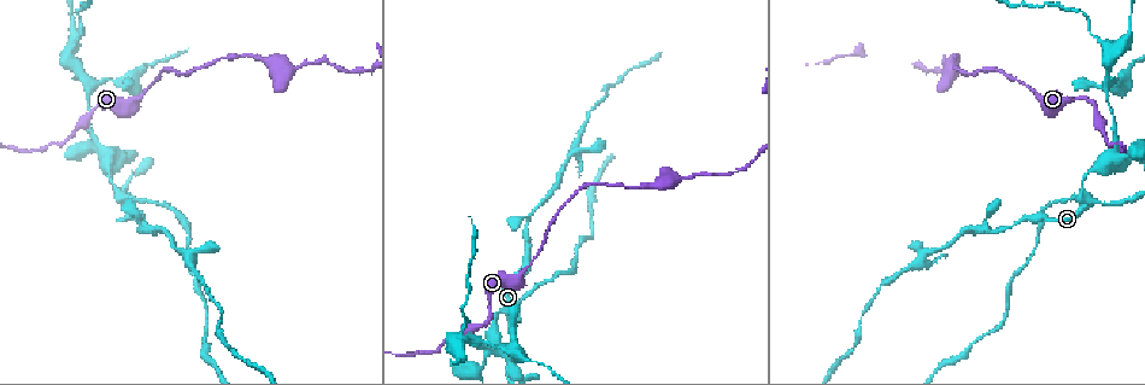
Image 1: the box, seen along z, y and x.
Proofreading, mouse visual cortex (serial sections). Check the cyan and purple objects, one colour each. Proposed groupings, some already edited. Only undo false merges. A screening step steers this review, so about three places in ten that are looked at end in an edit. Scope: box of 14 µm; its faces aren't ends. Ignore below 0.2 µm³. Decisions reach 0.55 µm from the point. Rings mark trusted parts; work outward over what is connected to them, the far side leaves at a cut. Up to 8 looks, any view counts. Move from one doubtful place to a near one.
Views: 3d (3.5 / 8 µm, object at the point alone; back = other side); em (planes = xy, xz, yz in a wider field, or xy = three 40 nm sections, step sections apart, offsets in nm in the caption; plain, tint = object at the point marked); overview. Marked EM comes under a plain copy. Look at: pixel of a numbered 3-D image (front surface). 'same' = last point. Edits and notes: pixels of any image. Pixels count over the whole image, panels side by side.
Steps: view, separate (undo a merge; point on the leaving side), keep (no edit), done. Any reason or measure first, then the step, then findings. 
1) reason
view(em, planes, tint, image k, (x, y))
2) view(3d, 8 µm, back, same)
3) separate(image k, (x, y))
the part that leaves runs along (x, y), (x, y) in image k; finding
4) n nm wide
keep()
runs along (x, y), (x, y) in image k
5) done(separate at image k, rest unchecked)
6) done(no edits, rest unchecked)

sharp bend
view(em, xy, step 1, tint, image 1, (136, 96))

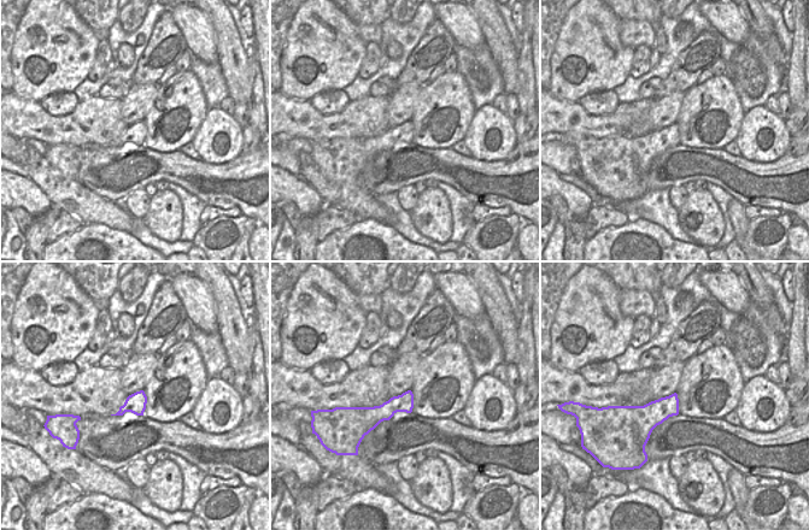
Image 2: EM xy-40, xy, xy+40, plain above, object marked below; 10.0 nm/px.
wider look
view(3d, 3.5 µm, same)

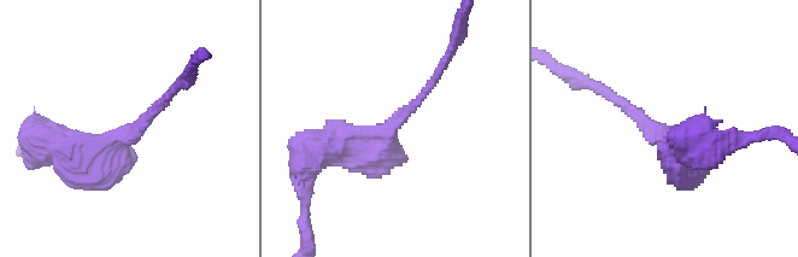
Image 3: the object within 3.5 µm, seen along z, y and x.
keep()
all the same cell

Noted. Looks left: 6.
four-way junction
view(3d, 3.5 µm, image 1, (519, 318))

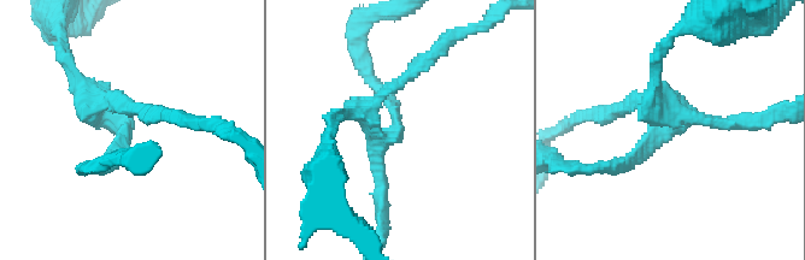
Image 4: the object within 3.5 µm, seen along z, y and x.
4 arms; arms of 150, 150, 200, 200 nm
separate(image 4, (77, 83))
the part that leaves runs along (104, 105), (66, 69), (56, 28) in image 4; two cells meet here

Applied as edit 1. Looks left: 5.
view(overview)

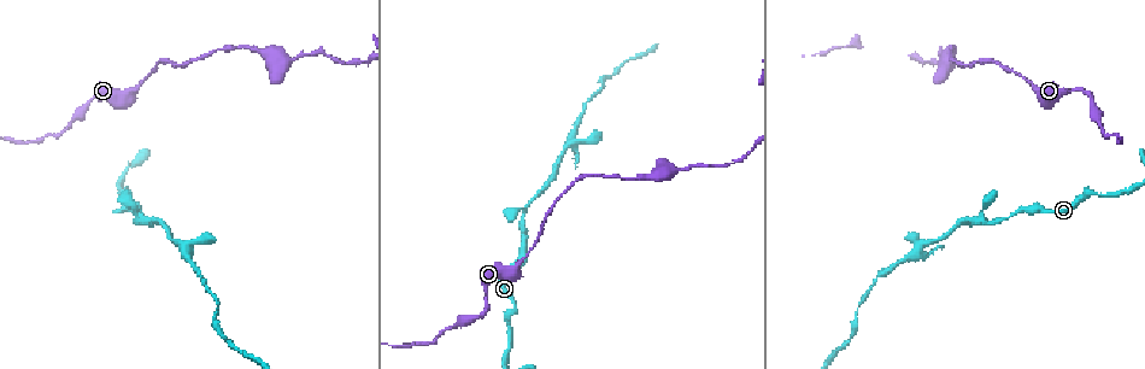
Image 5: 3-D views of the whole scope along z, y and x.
thick turns thin
view(3d, 3.5 µm, image 5, (18, 143))

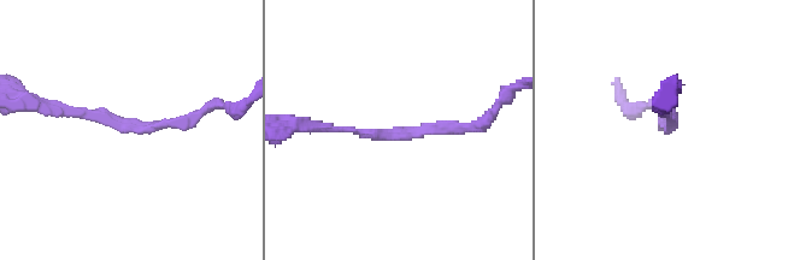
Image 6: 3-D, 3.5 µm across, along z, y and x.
arms of 100, 200 nm; now the EM
view(em, xy, step 5, tint, image 6, (675, 125))

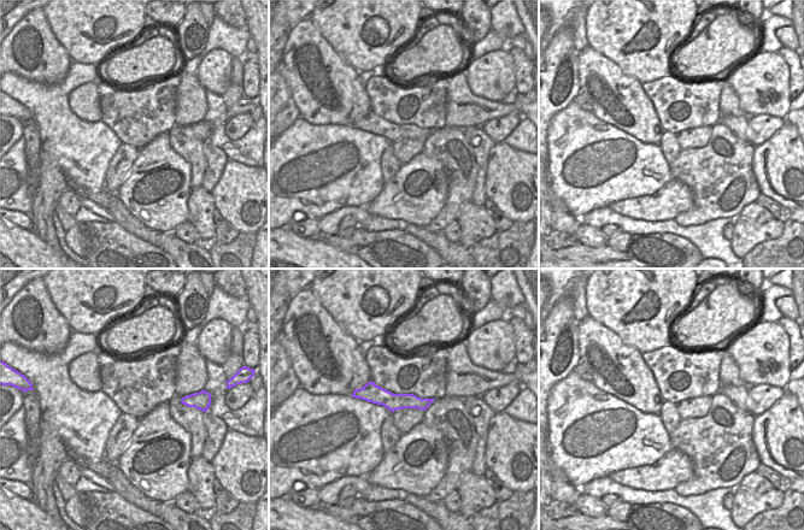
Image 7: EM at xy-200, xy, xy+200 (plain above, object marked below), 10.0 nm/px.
keep()
runs along (356, 394), (427, 402) in image 7; continuous, no second cell

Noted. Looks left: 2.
narrows sharply
view(3d, 3.5 µm, back, image 5, (216, 317))

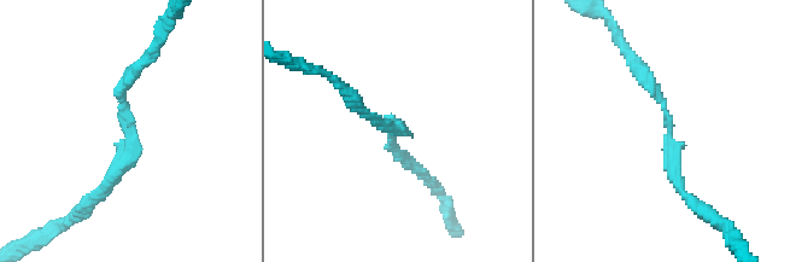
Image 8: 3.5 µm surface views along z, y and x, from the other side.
arms of 200, 200 nm; now the EM
view(em, xy, step 5, tint, image 8, (667, 134))

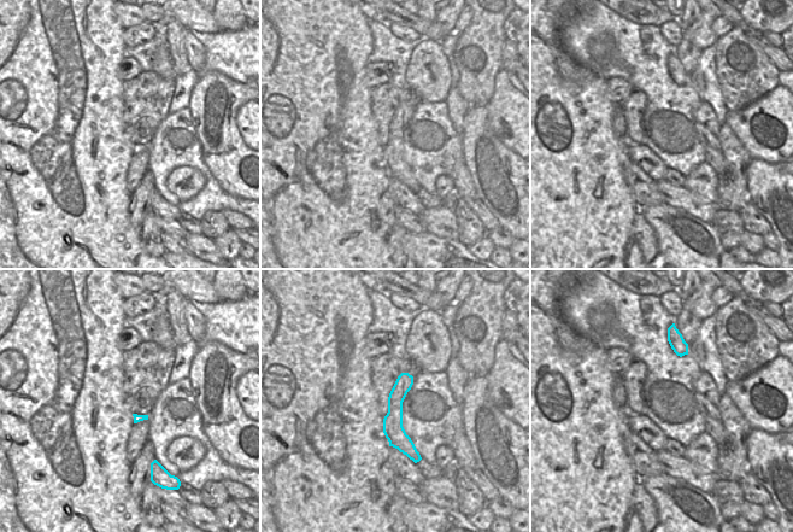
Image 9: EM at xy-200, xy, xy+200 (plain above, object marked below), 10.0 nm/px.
keep()
runs along (404, 375), (395, 434), (411, 454) in image 9; one cell here

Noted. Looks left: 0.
done(separate at image 4, rest unchecked)

